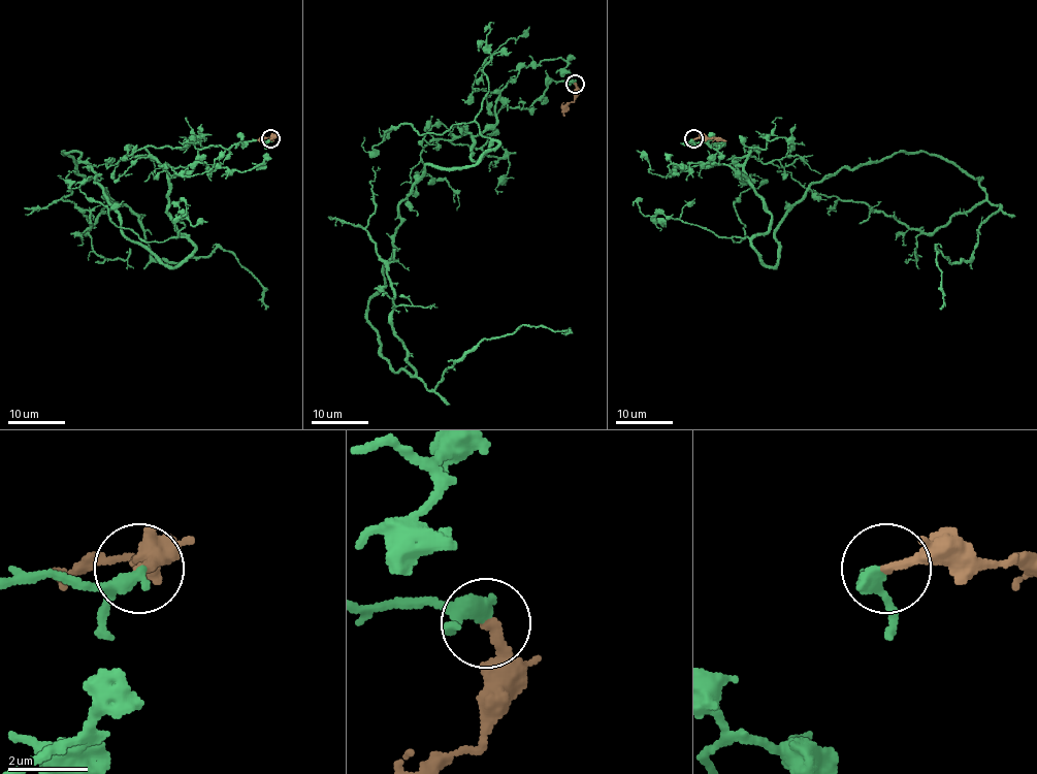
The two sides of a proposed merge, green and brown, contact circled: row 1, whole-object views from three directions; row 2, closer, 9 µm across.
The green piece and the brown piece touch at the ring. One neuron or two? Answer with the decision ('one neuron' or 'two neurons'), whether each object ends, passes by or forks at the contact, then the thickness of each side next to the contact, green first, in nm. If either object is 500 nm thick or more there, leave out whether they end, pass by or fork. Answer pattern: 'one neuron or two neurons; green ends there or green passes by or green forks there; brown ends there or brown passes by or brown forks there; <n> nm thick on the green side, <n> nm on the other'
one neuron; green passes by; brown ends there; 280 nm thick on the green side, 240 nm on the other

